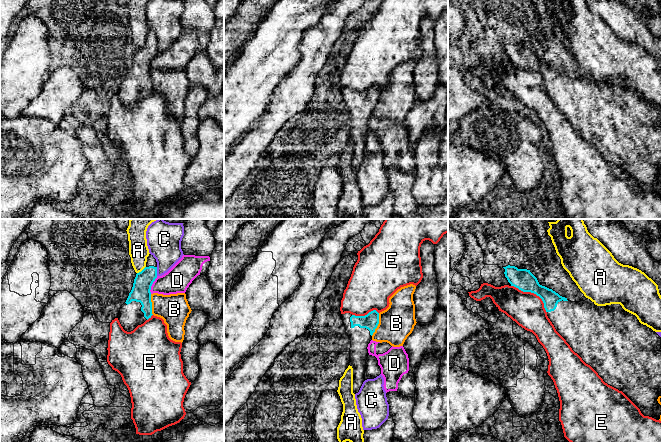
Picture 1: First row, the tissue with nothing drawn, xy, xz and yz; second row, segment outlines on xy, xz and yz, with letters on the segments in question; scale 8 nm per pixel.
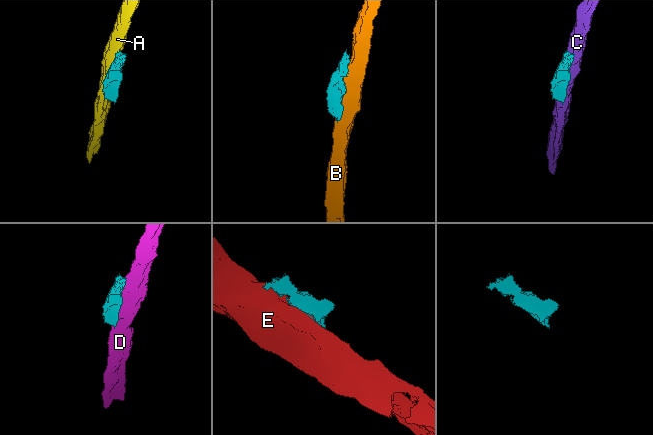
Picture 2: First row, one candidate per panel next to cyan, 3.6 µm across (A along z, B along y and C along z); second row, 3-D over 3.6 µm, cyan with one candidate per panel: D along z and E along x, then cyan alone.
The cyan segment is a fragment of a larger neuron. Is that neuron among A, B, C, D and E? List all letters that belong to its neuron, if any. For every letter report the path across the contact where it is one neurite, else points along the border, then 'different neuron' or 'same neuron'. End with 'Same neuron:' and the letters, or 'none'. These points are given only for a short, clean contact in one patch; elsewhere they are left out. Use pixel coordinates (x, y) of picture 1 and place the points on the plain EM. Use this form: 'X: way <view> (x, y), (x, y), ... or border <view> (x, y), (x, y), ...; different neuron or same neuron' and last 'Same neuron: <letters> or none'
A: border xy (145, 42), (137, 49); different neuron
B: different neuron
C: border xy (156, 43), (157, 51); different neuron
D: different neuron
E: different neuron
Same neuron: none

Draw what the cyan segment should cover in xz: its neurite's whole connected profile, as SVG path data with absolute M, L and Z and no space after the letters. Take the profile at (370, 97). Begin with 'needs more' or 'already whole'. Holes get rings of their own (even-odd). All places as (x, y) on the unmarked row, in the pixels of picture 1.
needs more; M373 86L365 92L345 89L341 93L351 116L349 141L353 144L353 169L356 170L365 157L367 123L379 100L379 89Z

